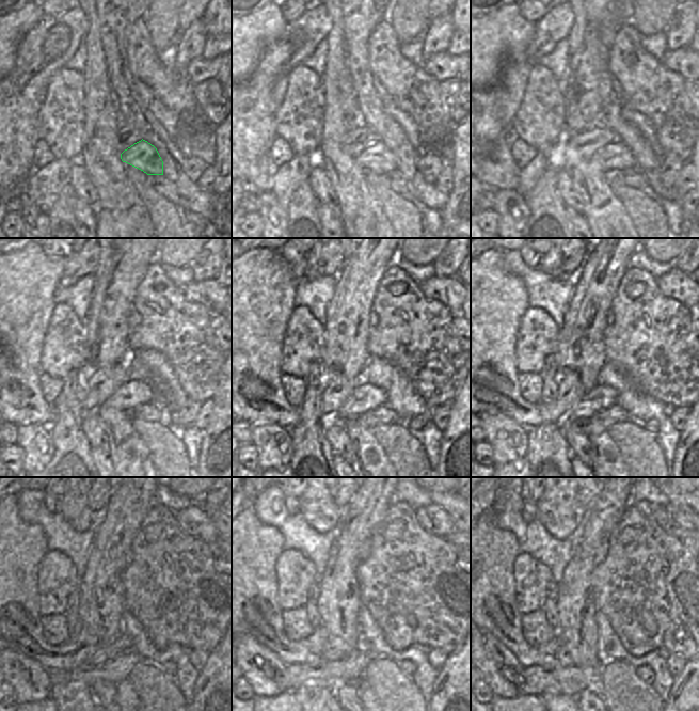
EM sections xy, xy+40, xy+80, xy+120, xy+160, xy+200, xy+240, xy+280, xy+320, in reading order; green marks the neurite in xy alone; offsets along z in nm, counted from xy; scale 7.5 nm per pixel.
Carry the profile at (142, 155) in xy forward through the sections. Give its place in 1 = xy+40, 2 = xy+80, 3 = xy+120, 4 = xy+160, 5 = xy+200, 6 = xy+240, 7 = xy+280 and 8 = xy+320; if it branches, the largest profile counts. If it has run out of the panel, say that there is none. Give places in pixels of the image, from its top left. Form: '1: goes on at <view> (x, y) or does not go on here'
1: goes on at xy+40 (379, 158)
2: goes on at xy+80 (615, 156)
3: goes on at xy+120 (132, 393)
4: goes on at xy+160 (365, 397)
5: goes on at xy+200 (602, 397)
6: goes on at xy+240 (122, 644)
7: goes on at xy+280 (330, 654)
8: goes on at xy+320 (564, 656)

